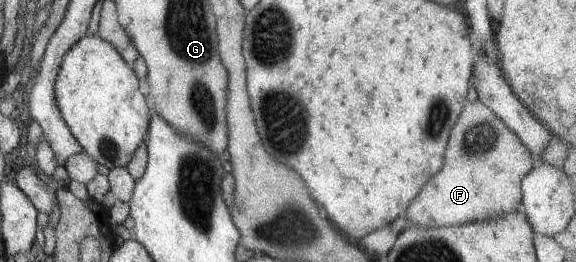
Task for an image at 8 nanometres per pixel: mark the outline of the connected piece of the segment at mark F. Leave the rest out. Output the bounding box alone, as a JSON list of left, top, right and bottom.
[405,100,533,229]

